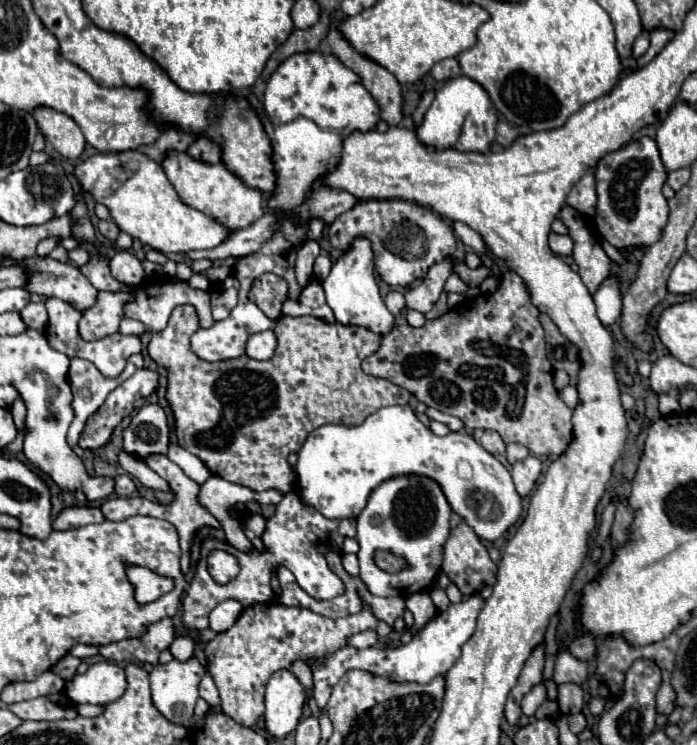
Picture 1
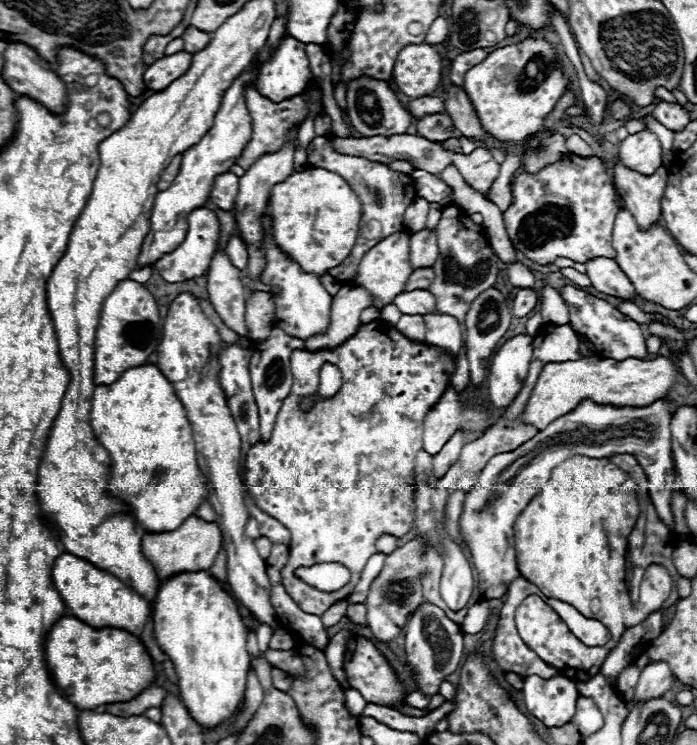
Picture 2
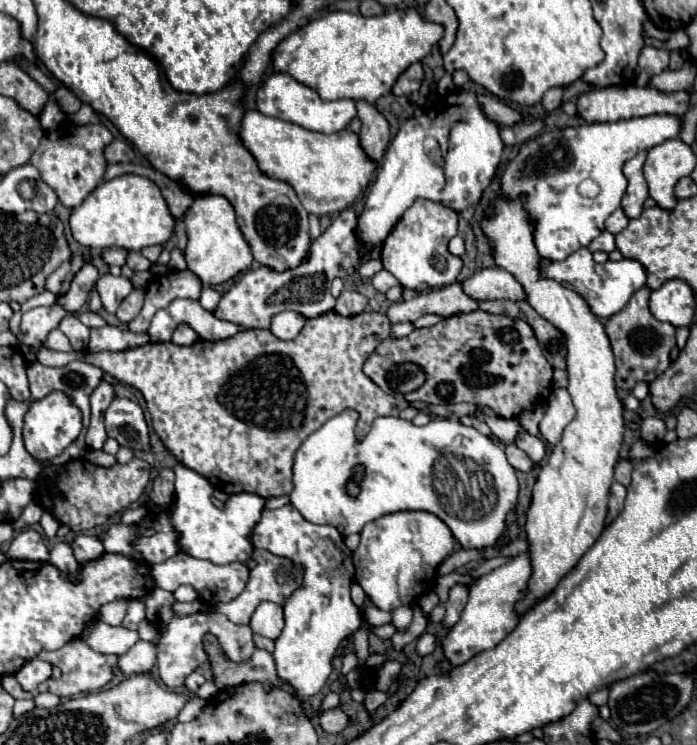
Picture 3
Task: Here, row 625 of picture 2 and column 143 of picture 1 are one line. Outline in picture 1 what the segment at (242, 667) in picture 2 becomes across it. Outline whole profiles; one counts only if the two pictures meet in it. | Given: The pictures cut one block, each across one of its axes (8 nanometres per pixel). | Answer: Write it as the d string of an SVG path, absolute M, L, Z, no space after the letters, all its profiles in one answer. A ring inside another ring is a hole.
M138 150L120 154L94 154L74 168L74 176L84 192L96 202L104 202L118 228L142 244L162 252L192 252L216 248L228 238L226 226L204 212L184 204L168 182L162 166Z

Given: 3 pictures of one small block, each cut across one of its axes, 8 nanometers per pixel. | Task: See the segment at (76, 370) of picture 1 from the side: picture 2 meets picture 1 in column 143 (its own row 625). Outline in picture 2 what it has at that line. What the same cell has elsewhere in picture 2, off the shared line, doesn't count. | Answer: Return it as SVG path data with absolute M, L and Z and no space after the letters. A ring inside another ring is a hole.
M348 604L348 608L346 608L346 616L354 622L354 624L358 624L358 626L366 626L368 624L368 620L366 620L366 604Z

